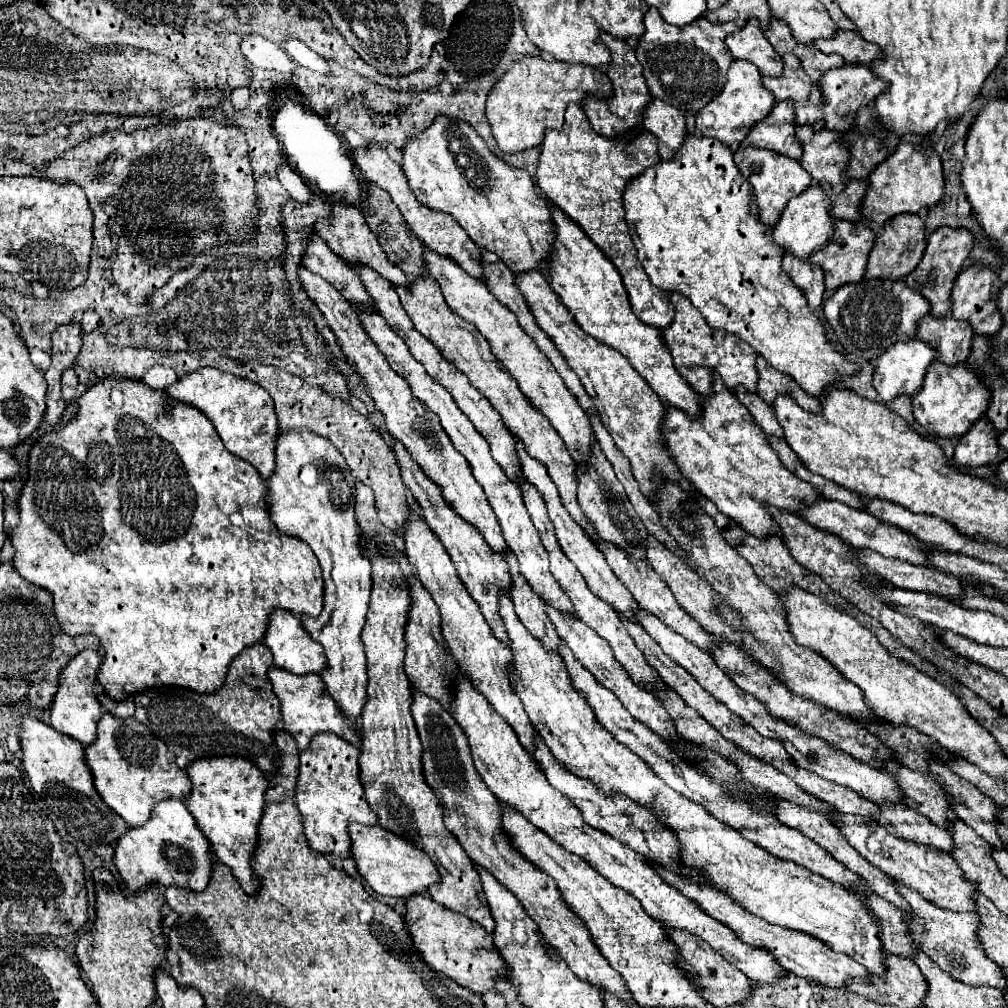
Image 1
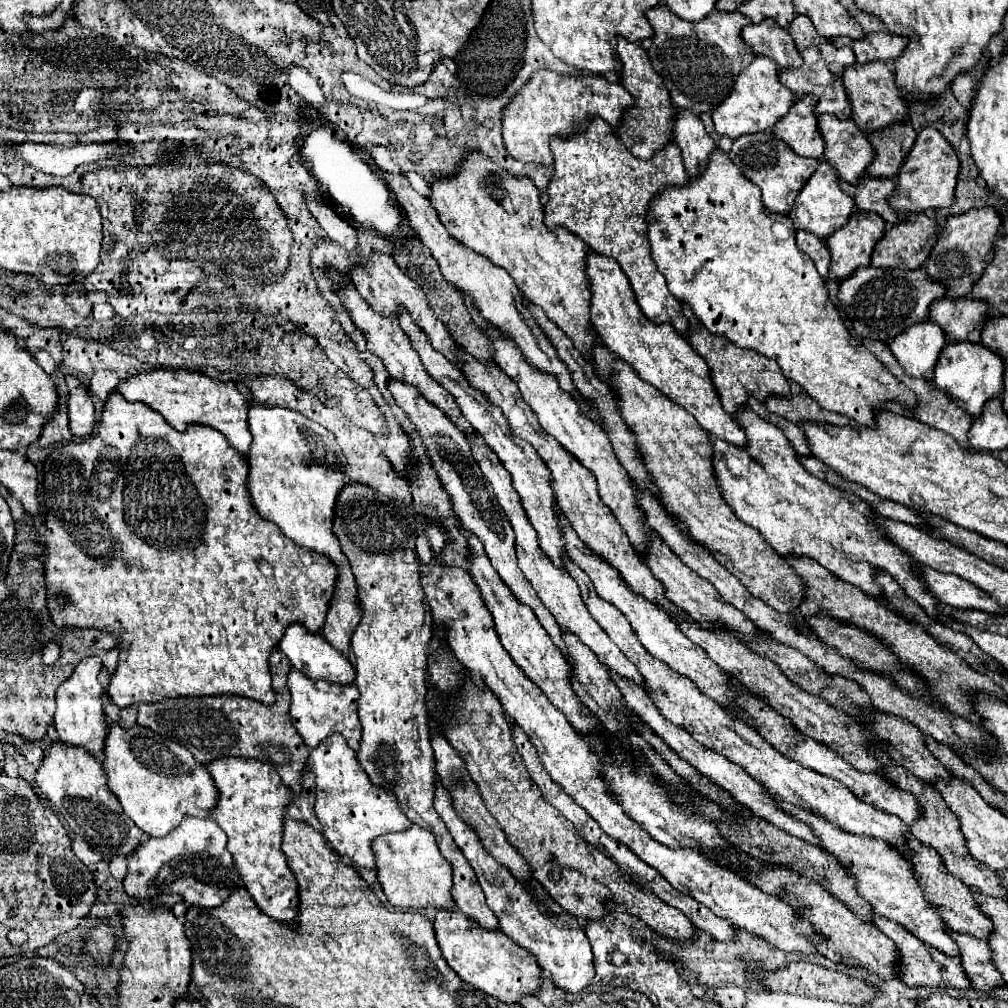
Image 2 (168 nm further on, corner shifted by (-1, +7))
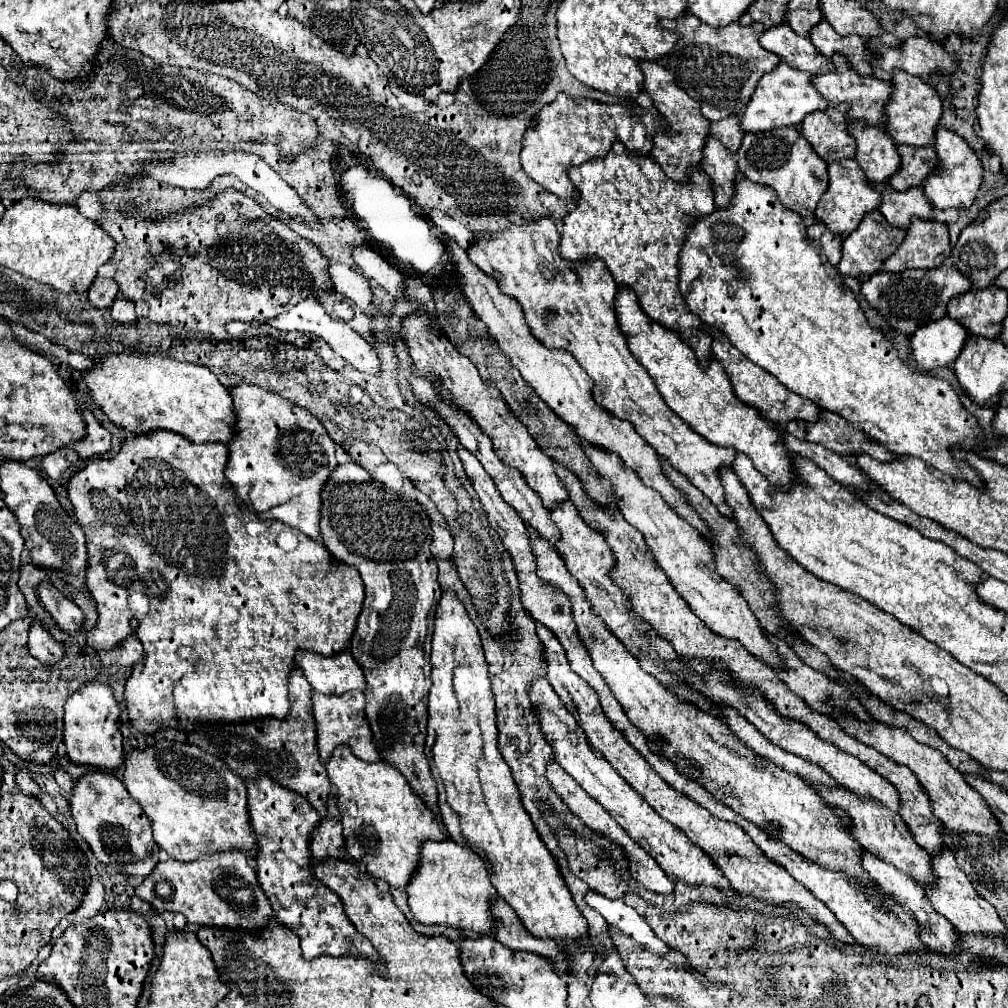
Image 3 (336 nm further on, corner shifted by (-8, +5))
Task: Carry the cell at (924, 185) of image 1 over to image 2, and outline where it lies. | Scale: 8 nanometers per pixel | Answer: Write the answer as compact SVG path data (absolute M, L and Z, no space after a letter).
M931 126L923 128L915 140L911 154L907 156L897 176L897 190L891 196L891 206L901 208L949 208L955 202L955 184L959 176L959 156L943 134Z

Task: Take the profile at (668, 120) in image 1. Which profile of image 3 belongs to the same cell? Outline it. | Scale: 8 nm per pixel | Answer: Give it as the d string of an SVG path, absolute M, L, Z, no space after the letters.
M708 136L700 168L712 178L714 204L718 208L728 206L728 198L732 198L732 182L738 176L734 154L718 138Z

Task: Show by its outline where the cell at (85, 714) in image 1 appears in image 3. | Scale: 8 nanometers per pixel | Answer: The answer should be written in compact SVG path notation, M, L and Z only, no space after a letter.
M90 680L82 686L64 706L64 744L66 754L72 762L88 764L100 770L114 770L122 766L124 746L120 734L120 708L114 700L108 682Z

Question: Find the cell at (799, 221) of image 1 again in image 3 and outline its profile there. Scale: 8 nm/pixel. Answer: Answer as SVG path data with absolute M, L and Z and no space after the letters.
M840 160L832 162L828 166L828 190L822 194L816 210L814 210L814 220L822 222L830 232L846 236L852 232L860 220L864 218L866 212L874 210L880 204L880 194L870 186L870 182L864 178L864 172L860 170L856 160Z

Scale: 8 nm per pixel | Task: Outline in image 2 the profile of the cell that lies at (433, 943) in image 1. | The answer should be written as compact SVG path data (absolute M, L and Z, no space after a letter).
M437 910L433 926L443 958L467 984L507 1004L515 1004L523 996L537 994L541 990L541 966L537 964L537 958L509 940L509 936L505 936L501 930L485 930L463 912L449 910Z

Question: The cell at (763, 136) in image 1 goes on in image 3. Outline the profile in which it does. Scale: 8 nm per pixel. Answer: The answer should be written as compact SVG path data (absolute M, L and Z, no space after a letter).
M844 104L816 110L810 112L800 124L802 138L828 164L854 156L856 146L846 130L846 110L848 108Z

